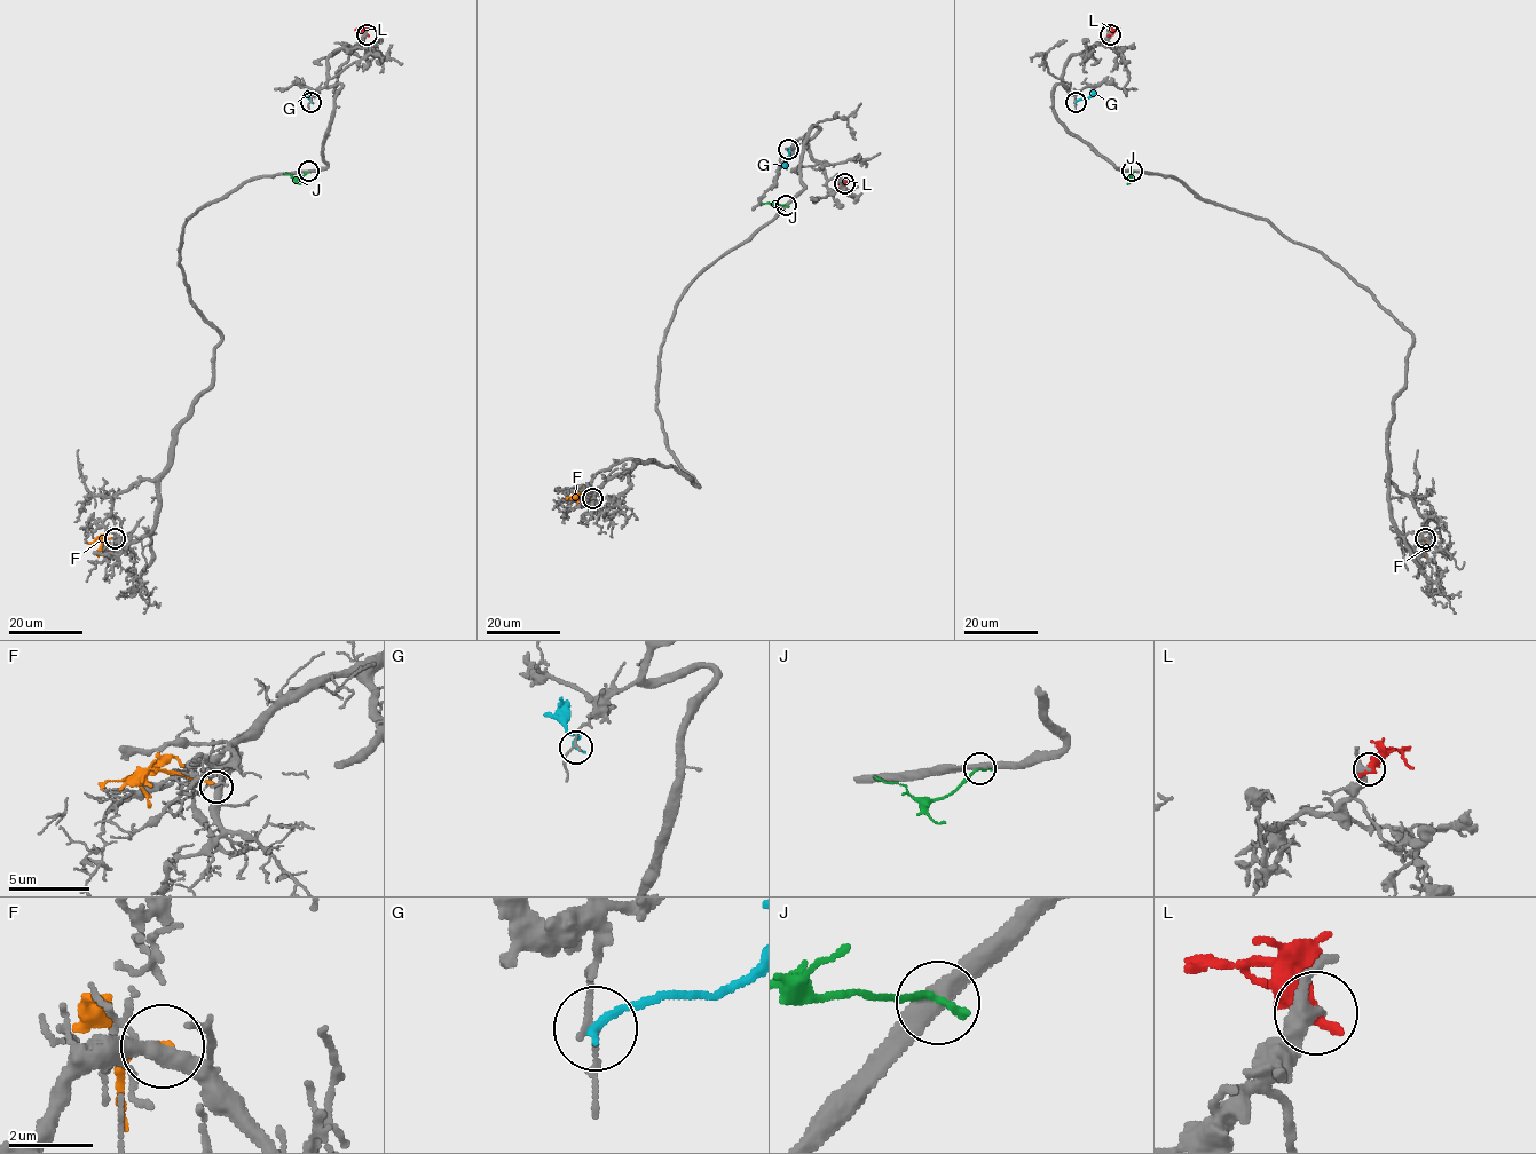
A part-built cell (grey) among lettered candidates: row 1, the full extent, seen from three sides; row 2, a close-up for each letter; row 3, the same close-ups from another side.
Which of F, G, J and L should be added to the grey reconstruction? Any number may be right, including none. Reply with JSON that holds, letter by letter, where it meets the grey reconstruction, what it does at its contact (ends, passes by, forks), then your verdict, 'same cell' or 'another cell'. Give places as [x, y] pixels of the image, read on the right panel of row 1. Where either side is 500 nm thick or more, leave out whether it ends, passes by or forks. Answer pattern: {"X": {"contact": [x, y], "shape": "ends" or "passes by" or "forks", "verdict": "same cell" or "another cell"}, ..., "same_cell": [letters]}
{"F": {"contact": [1425, 538], "shape": "ends", "verdict": "another cell"}, "G": {"contact": [1076, 102], "shape": "ends", "verdict": "another cell"}, "J": {"contact": [1132, 171], "shape": "ends", "verdict": "another cell"}, "L": {"contact": [1110, 34], "verdict": "another cell"}, "same_cell": []}

